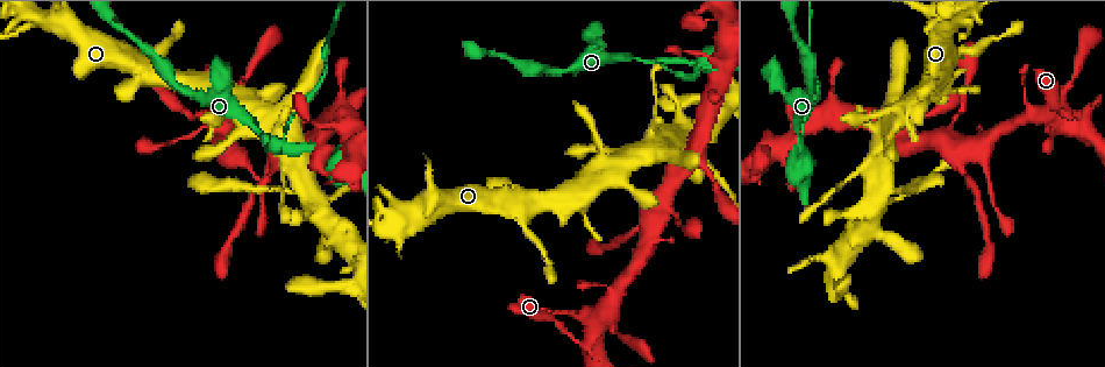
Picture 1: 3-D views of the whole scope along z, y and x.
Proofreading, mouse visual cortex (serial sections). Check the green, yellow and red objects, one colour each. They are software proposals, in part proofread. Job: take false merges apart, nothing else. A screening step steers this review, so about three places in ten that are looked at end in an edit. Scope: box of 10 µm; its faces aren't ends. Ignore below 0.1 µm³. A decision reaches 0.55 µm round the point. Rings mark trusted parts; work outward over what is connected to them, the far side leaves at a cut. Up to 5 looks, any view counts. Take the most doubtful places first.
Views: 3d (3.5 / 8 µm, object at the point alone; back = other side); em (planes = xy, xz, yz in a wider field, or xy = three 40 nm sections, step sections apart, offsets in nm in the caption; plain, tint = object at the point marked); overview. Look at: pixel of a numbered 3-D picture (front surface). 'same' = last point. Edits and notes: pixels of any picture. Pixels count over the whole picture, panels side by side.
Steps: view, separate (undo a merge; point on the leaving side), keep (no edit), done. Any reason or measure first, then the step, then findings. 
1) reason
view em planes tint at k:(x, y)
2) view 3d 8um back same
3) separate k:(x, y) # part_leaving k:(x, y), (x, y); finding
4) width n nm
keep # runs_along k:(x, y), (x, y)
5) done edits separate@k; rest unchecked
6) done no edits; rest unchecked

side arm on a straight run
view 3d 3.5um at 1:(269, 136)

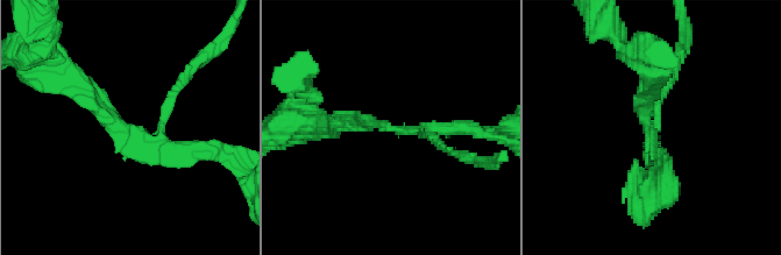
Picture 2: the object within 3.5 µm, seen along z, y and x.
view em xy step 3 tint at 2:(396, 130)

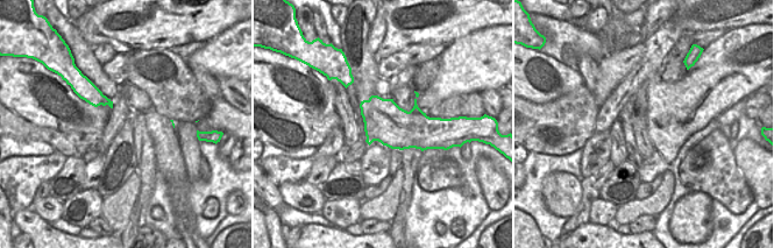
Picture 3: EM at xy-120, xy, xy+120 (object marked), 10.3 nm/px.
keep # runs_along 2:(70, 86), (148, 147), (206, 150); continuous, no second cell

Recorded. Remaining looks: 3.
thin arm on a thick one
view 3d 8um at 1:(889, 192)

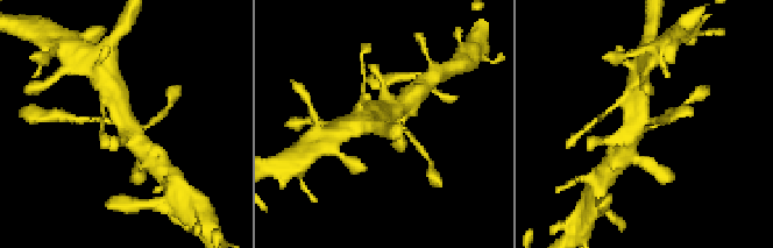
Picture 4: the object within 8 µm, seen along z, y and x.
closer look
view 3d 3.5um same

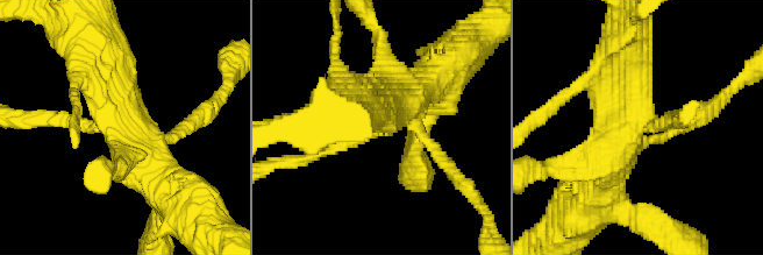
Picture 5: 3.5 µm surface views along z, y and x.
arm_widths 150, 150, 600, 600 nm
keep # runs_along 5:(97, 42), (128, 139), (157, 178); continuous, no second cell

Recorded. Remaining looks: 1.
done no edits; rest unchecked

